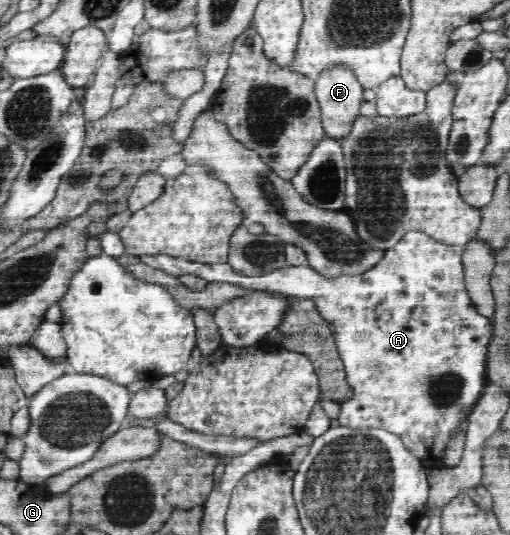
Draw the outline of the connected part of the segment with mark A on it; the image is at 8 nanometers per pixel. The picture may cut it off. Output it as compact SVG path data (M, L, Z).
M410 231L402 237L402 240L400 240L398 244L385 250L384 258L382 258L374 268L370 268L370 270L366 270L366 272L362 272L362 274L356 276L336 276L336 278L326 278L307 264L304 266L287 265L274 272L266 272L266 274L262 276L246 276L245 274L236 272L227 262L224 264L202 264L163 254L141 254L139 258L142 263L177 277L193 274L207 280L209 283L228 282L245 289L281 292L290 297L312 299L315 302L318 315L320 315L322 319L330 321L330 324L333 324L333 339L335 340L335 345L343 362L346 373L345 381L353 388L353 395L348 400L340 403L340 414L338 416L340 425L347 426L348 428L381 428L382 430L387 430L399 436L405 447L422 461L424 468L428 469L436 468L436 466L445 466L444 450L448 448L448 442L450 442L450 438L452 438L456 432L461 432L462 434L467 433L468 418L480 400L484 385L487 381L487 352L490 339L492 338L492 320L490 317L484 317L478 313L473 301L468 296L464 283L461 259L464 249L465 245L444 244L442 241L432 238L422 231Z

